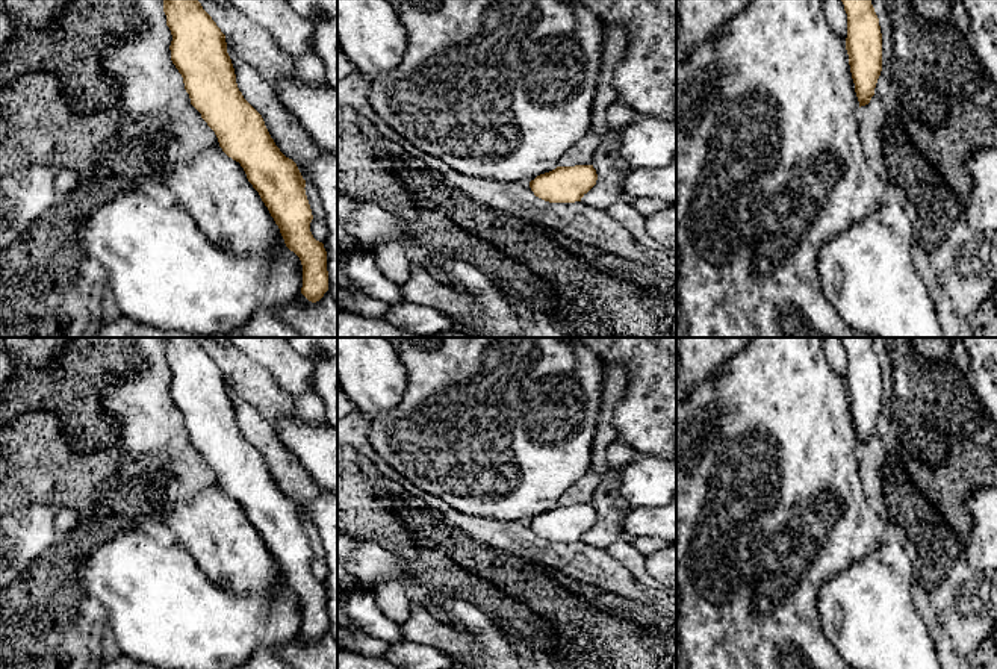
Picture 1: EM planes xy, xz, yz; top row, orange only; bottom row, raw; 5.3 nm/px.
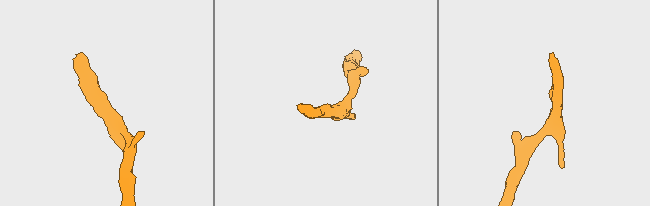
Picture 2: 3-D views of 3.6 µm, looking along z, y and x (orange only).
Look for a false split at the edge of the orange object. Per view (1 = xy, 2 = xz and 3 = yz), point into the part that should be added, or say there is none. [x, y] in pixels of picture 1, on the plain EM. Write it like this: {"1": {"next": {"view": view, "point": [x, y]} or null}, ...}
{"1": {"next": null}, "2": {"next": null}, "3": {"next": null}}

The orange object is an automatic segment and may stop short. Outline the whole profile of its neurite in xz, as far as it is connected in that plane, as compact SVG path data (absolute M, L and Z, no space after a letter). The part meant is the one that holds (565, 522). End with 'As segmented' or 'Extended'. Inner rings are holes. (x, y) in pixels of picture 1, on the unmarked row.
M593 504L557 506L530 521L536 536L549 542L575 542L596 524Z. As segmented

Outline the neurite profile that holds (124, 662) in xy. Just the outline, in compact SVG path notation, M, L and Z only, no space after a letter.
M121 655L120 658L112 661L103 661L98 669L160 669L160 667L142 663L127 655Z

